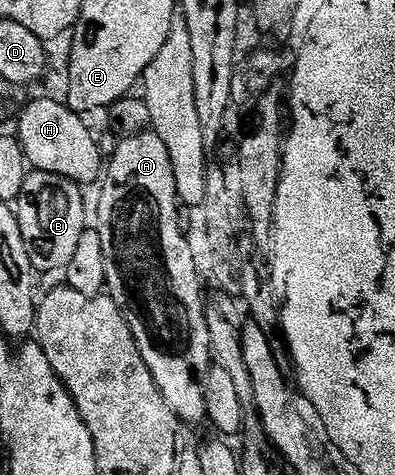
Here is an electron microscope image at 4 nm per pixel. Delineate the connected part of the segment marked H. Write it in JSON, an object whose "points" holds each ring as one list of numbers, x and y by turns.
{"points":[[36,99,20,115,18,138,24,146,24,155,35,170,49,171,70,179,74,183,87,185,102,175,100,147,92,131,83,123,81,116,56,99]]}

